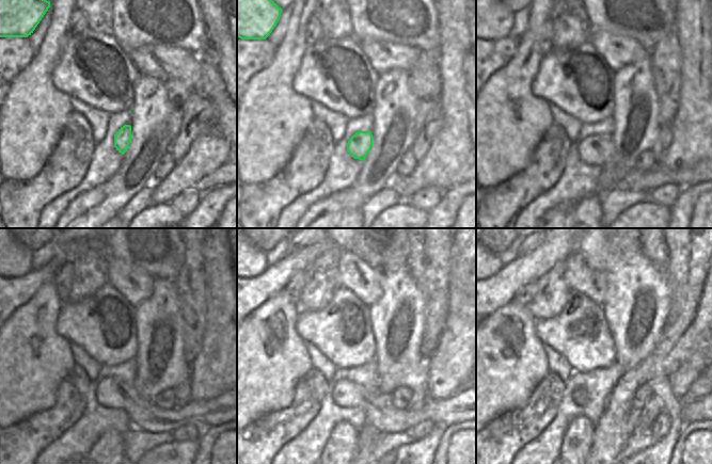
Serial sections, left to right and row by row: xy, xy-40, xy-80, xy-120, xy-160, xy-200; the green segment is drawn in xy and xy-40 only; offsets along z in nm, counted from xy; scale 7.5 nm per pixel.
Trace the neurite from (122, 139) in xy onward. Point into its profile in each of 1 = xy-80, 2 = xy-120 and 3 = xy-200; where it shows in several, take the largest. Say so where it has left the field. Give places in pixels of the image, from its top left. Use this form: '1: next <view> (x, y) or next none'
1: next xy-80 (595, 149)
2: next xy-120 (112, 393)
3: next xy-200 (580, 395)

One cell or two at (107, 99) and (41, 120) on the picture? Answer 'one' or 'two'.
two

